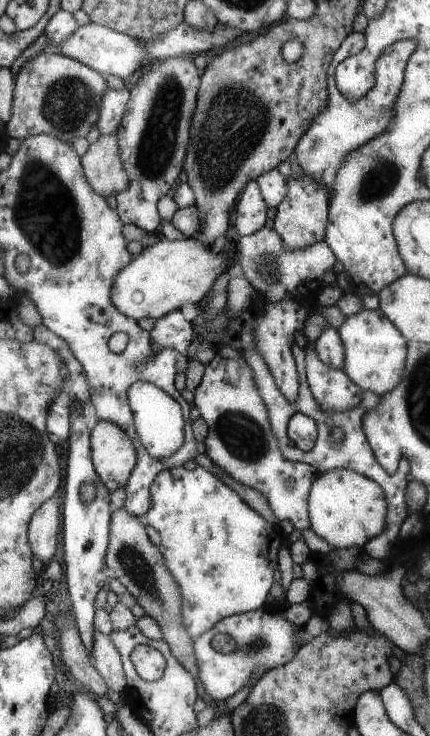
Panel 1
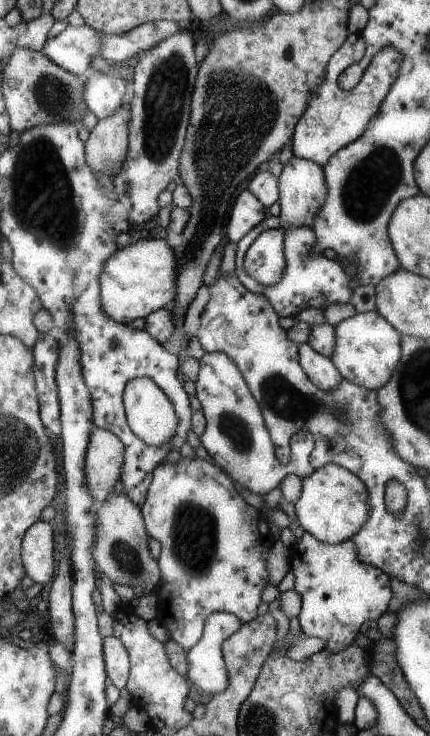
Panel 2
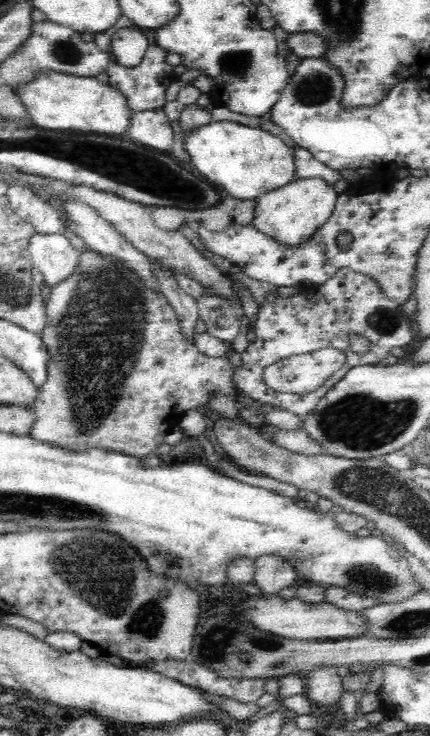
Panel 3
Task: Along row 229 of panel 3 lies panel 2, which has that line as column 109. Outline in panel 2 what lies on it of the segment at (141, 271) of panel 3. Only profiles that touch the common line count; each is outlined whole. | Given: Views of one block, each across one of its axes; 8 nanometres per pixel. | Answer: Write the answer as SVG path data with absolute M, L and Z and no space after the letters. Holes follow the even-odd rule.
M89 70L85 78L83 98L87 108L99 120L115 114L115 110L121 108L121 104L127 102L129 96L131 96L131 80L117 78L111 72Z

